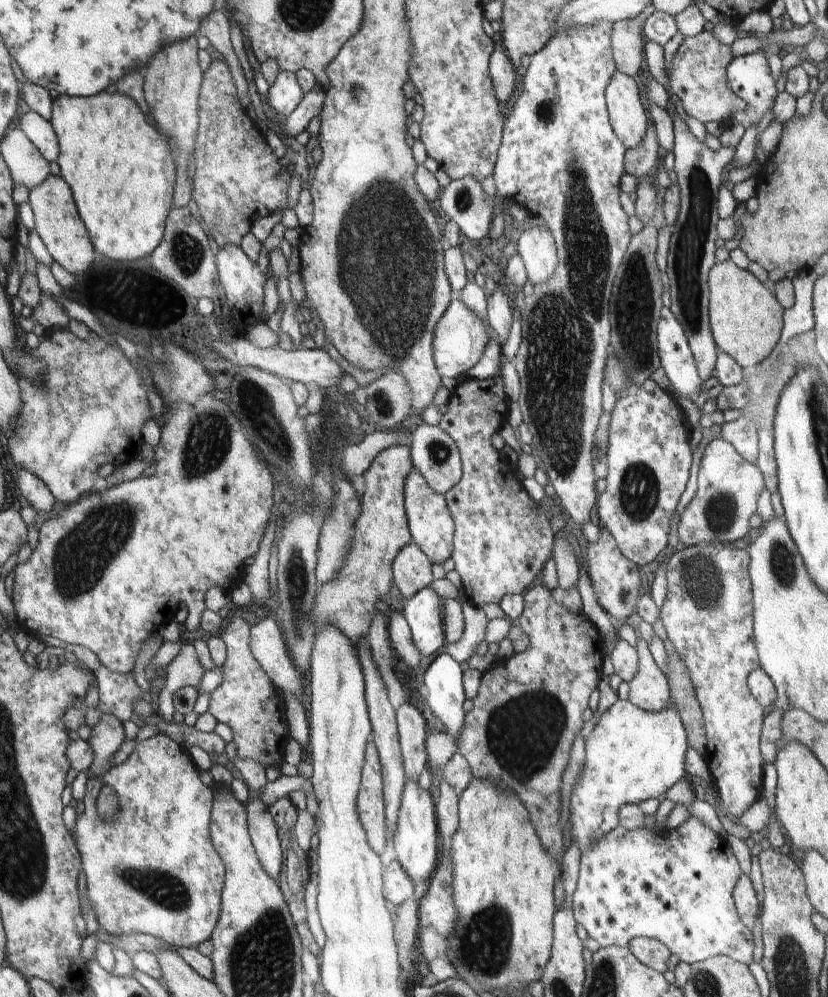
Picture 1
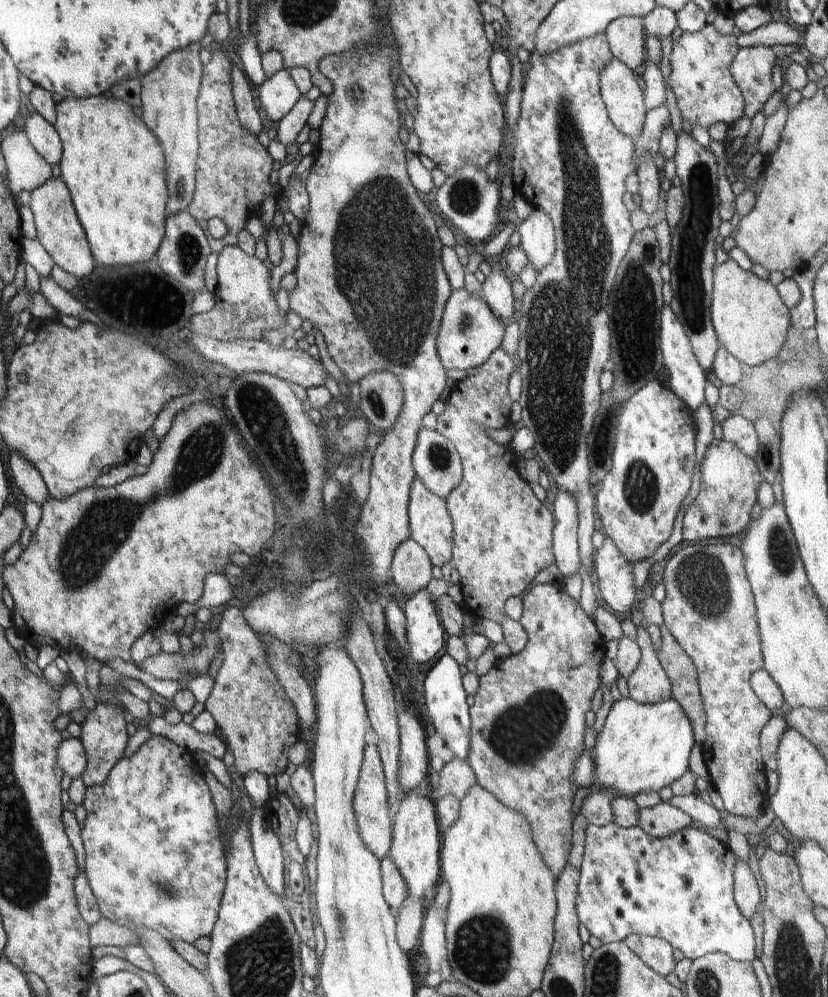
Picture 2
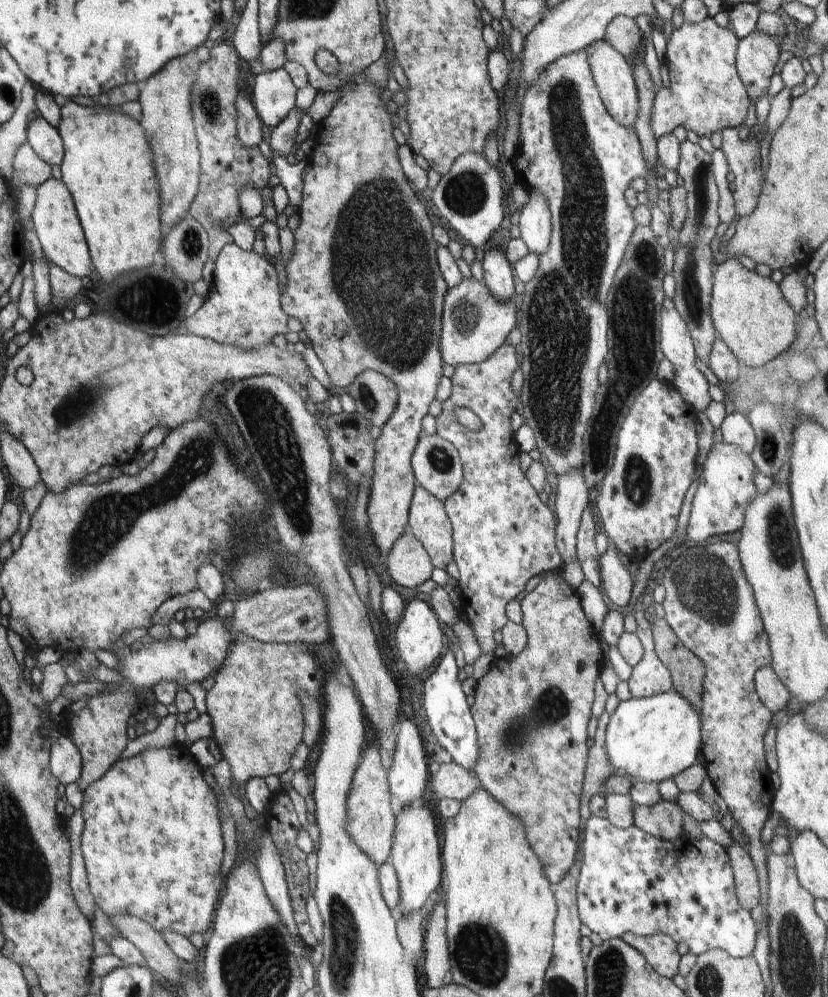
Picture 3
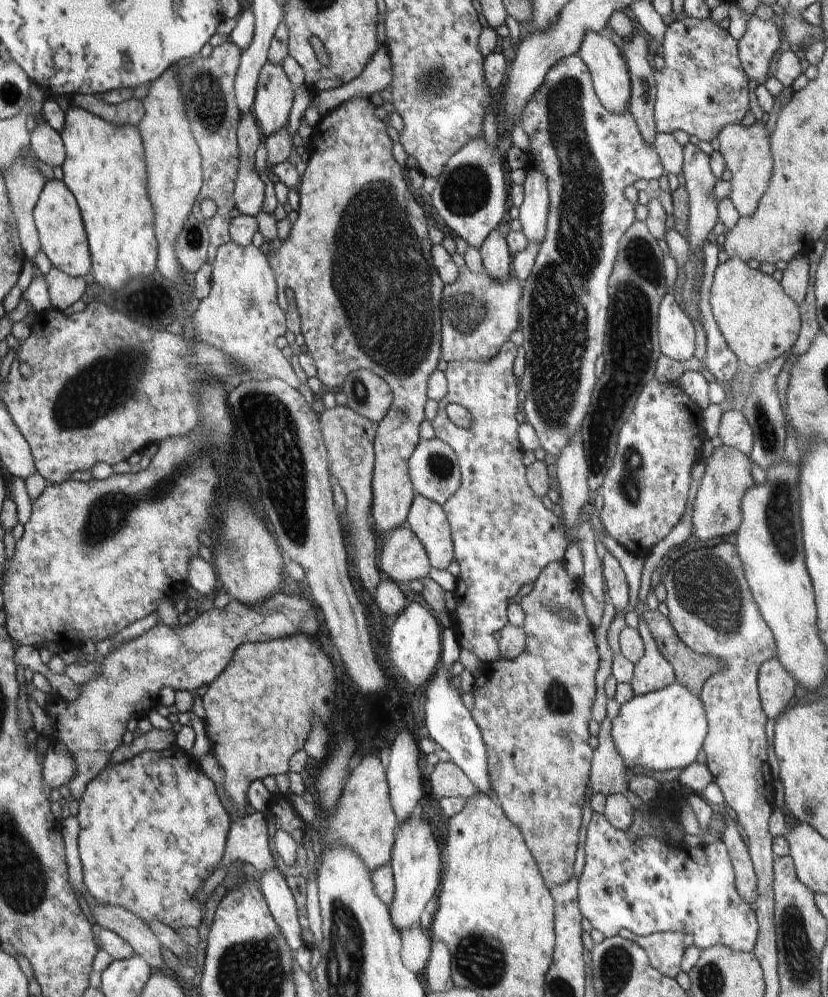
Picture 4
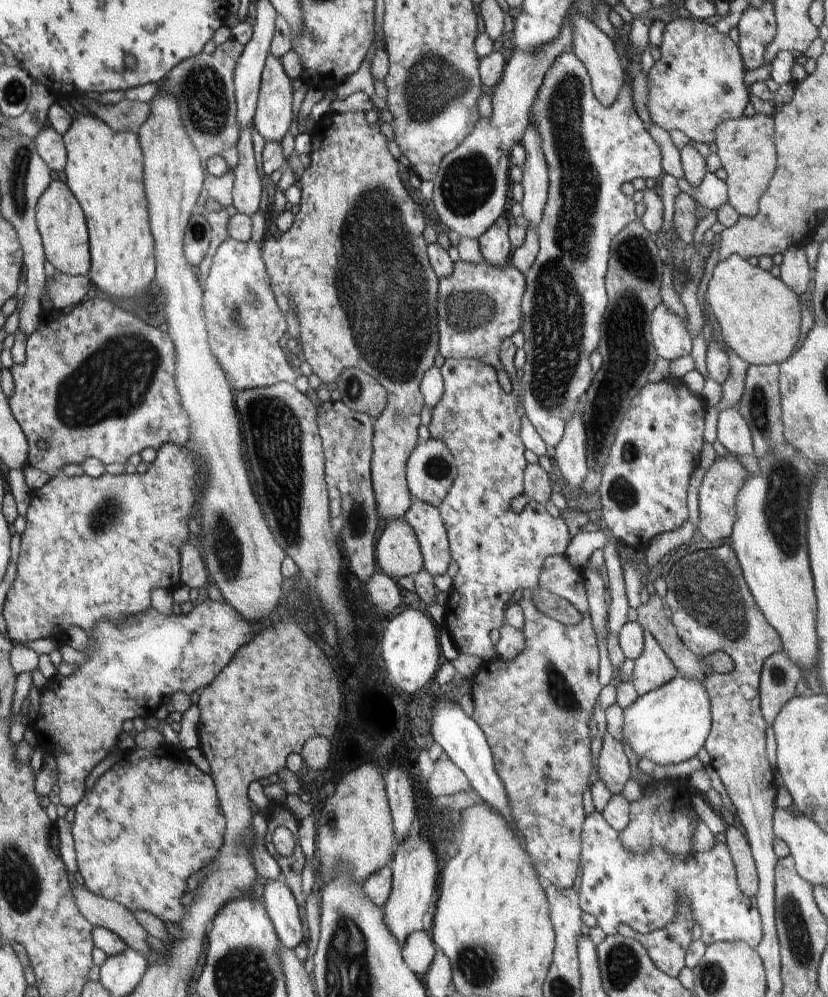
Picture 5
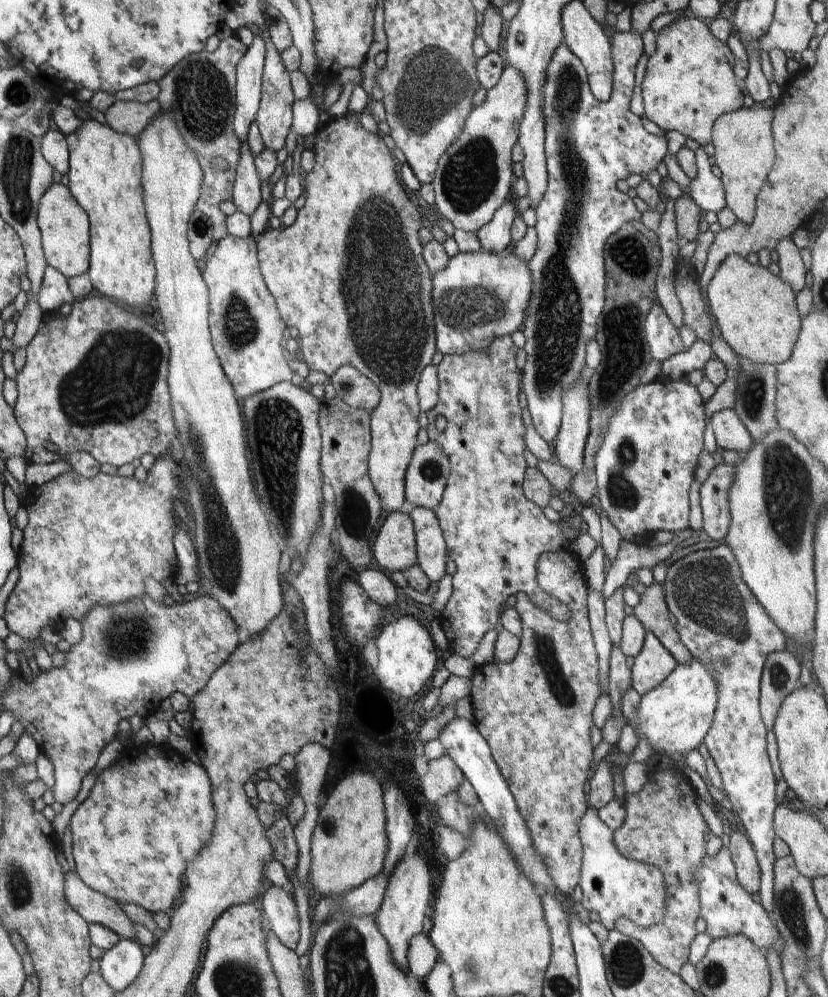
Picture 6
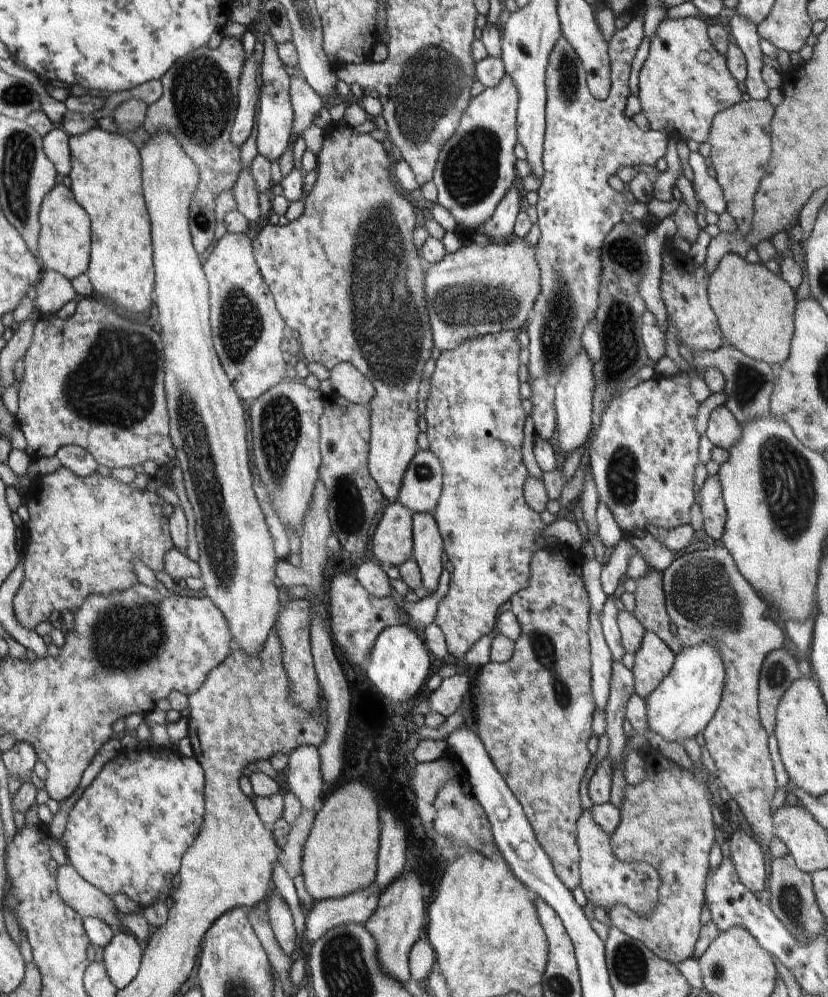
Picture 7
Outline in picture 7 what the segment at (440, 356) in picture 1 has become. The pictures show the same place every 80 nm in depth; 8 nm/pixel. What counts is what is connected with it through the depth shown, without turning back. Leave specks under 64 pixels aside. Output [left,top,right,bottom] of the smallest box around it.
[425,237,540,352]

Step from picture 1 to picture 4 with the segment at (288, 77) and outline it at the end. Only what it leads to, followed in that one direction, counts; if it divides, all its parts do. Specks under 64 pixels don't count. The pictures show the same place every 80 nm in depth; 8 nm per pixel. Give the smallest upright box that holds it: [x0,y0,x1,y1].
[251,64,295,136]

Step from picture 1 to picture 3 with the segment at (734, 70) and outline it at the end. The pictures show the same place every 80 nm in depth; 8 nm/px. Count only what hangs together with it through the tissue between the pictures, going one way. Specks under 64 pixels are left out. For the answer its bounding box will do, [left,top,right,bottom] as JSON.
[736,31,780,102]

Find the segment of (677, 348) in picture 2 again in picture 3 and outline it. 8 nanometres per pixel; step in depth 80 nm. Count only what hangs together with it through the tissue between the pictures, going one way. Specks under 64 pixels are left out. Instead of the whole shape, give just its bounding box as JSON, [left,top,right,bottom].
[661,297,711,412]

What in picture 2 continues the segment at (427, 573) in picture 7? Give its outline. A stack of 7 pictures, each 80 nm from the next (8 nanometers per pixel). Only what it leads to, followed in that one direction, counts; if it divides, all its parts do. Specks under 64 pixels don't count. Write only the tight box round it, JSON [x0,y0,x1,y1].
[408,476,453,568]

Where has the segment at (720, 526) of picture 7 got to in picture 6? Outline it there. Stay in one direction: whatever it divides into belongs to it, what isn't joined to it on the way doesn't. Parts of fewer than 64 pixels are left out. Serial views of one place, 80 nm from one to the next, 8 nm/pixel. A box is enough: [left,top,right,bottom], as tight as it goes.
[699,463,735,542]

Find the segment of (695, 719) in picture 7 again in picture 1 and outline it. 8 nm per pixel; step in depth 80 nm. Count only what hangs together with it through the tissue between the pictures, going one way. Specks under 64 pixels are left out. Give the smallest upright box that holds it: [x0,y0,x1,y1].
[570,699,689,856]

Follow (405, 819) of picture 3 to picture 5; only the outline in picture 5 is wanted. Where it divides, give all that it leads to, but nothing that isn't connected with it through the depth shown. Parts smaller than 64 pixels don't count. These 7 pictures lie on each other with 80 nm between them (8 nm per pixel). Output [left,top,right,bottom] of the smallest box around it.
[383,828,438,950]

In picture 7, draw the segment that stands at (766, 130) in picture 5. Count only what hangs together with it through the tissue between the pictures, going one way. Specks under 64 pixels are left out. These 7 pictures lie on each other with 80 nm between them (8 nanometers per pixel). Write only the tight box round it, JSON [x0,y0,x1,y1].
[709,99,775,236]

